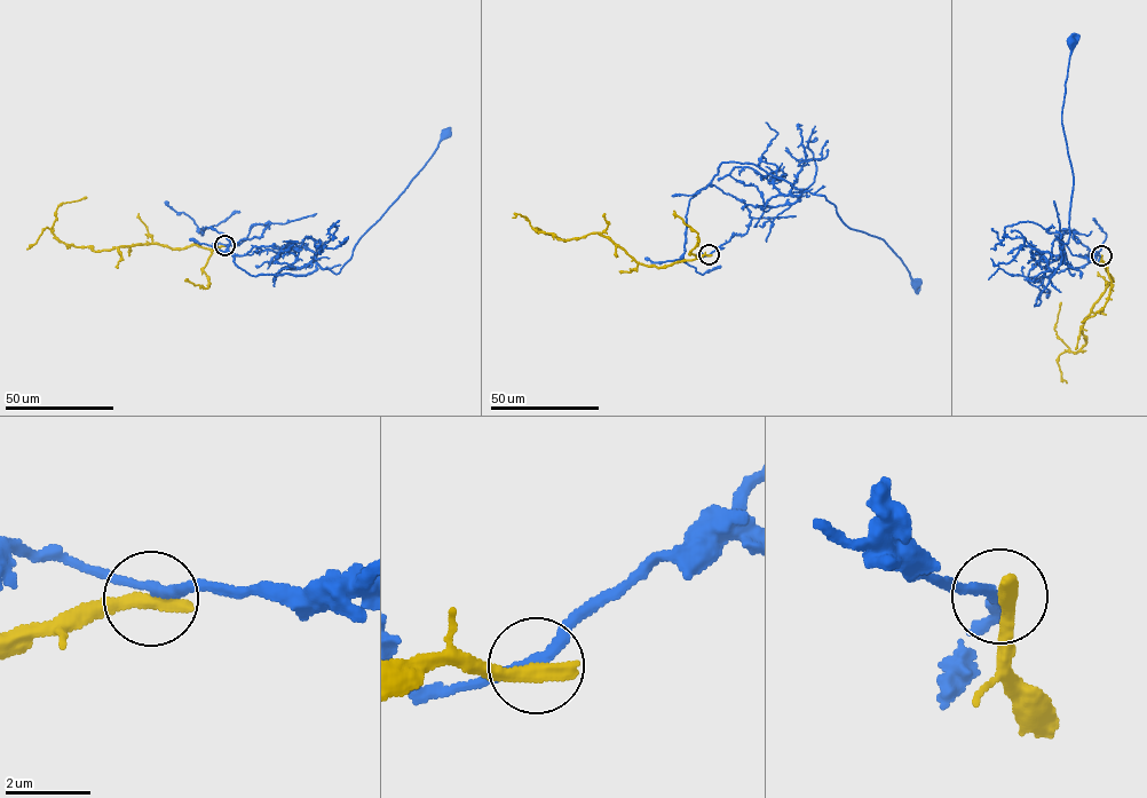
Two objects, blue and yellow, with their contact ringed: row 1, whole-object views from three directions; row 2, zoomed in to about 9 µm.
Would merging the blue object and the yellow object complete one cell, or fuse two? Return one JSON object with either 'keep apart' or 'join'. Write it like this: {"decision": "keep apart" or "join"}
{"decision": "keep apart"}

